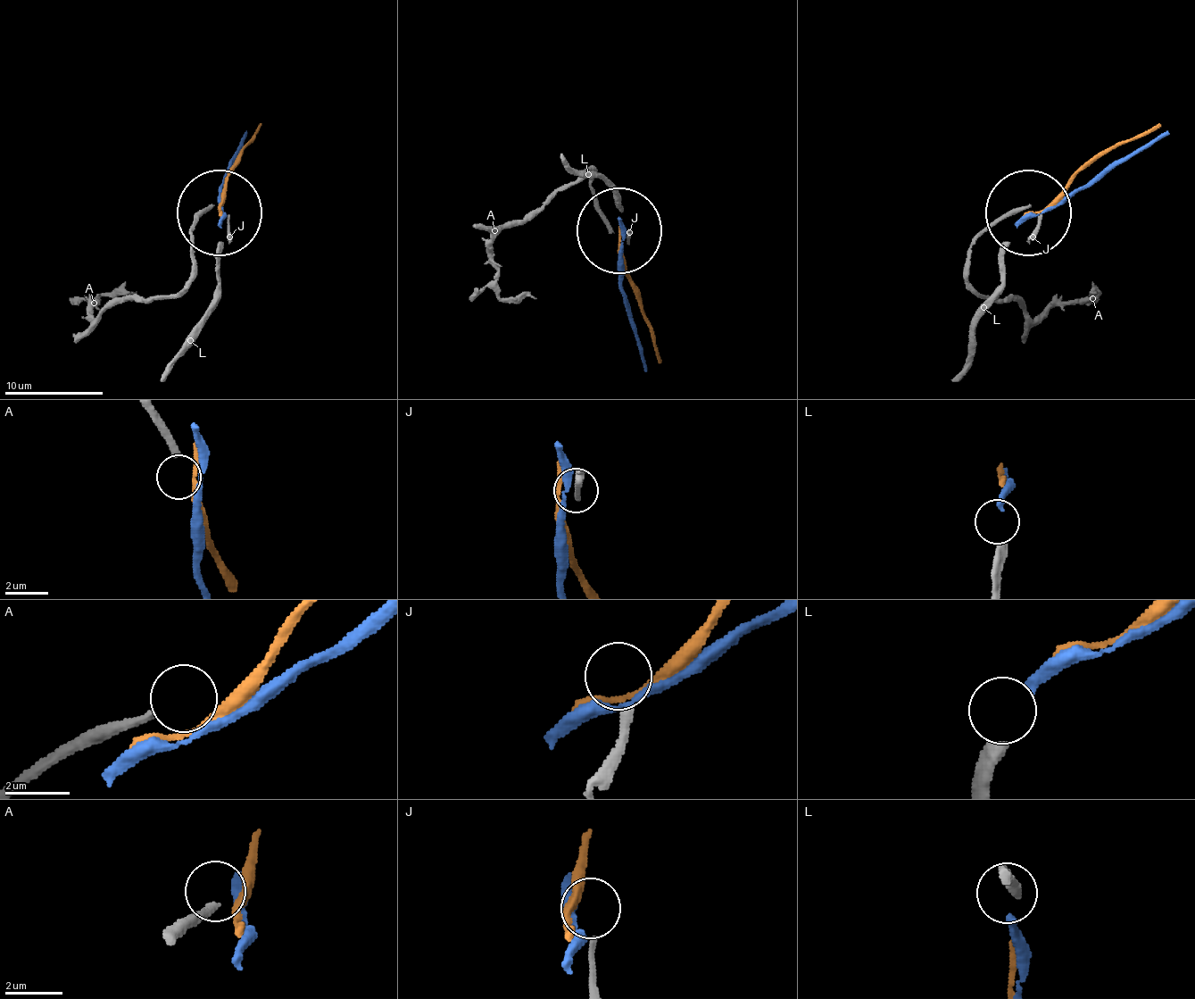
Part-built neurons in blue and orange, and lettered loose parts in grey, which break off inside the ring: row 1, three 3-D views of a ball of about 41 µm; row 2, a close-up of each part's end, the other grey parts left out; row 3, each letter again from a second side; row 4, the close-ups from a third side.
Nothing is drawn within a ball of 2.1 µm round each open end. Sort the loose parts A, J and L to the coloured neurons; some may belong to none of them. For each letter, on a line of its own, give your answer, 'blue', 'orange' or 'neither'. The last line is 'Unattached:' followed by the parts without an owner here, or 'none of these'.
A: neither
J: neither
L: blue
Unattached: A, J

